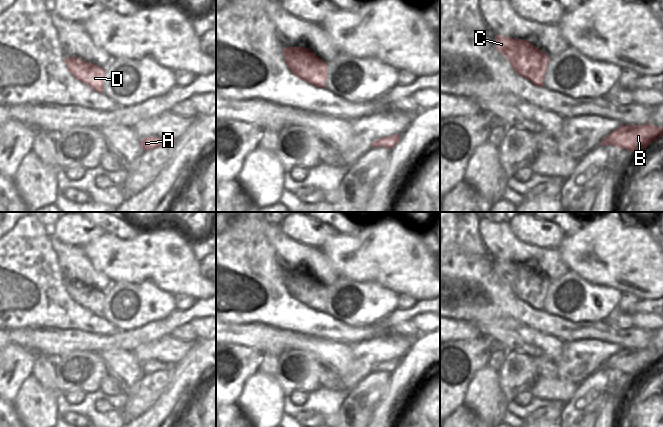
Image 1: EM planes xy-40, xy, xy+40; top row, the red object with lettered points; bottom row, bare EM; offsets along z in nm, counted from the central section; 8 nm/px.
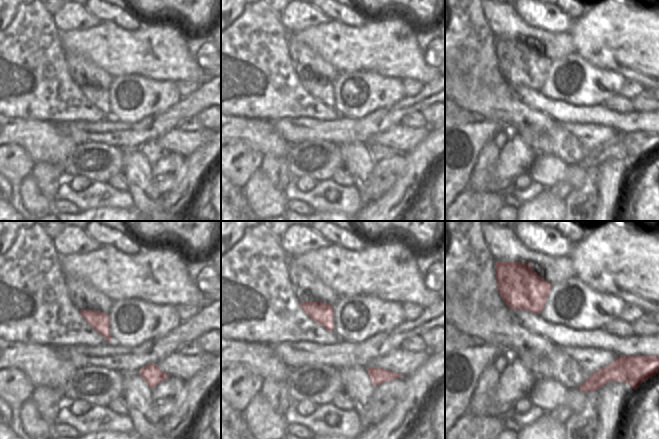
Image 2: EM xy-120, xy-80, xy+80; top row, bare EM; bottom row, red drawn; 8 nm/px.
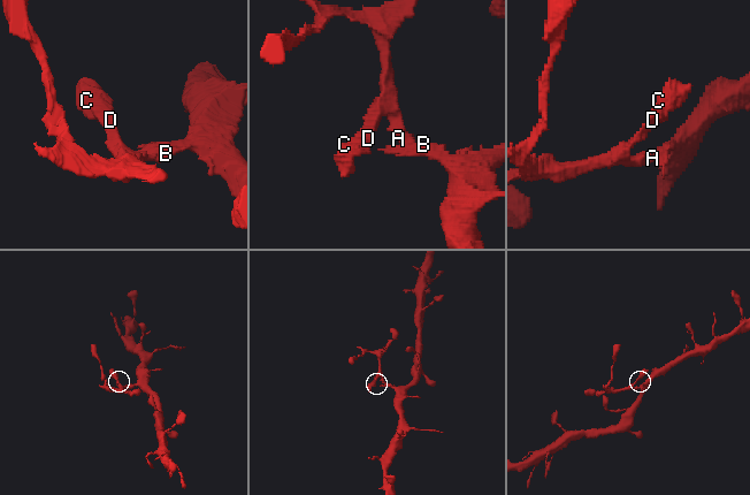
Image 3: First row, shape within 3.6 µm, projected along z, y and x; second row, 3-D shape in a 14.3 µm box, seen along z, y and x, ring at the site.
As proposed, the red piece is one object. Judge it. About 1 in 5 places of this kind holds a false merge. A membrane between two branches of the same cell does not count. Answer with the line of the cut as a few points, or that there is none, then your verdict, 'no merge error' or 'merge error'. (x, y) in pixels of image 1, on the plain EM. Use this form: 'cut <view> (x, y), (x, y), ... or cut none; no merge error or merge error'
cut xy+40 (605, 362), (611, 362), (617, 367); merge error

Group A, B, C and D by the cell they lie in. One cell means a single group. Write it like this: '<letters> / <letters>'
A C D / B

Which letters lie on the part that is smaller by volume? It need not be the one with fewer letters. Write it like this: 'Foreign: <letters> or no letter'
Foreign: A, C, D

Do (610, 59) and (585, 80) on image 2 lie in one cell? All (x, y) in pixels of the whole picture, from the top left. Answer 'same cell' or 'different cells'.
different cells

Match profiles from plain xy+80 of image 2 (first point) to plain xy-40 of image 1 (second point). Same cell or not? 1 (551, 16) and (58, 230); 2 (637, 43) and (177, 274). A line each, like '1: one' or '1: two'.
1: one
2: one

